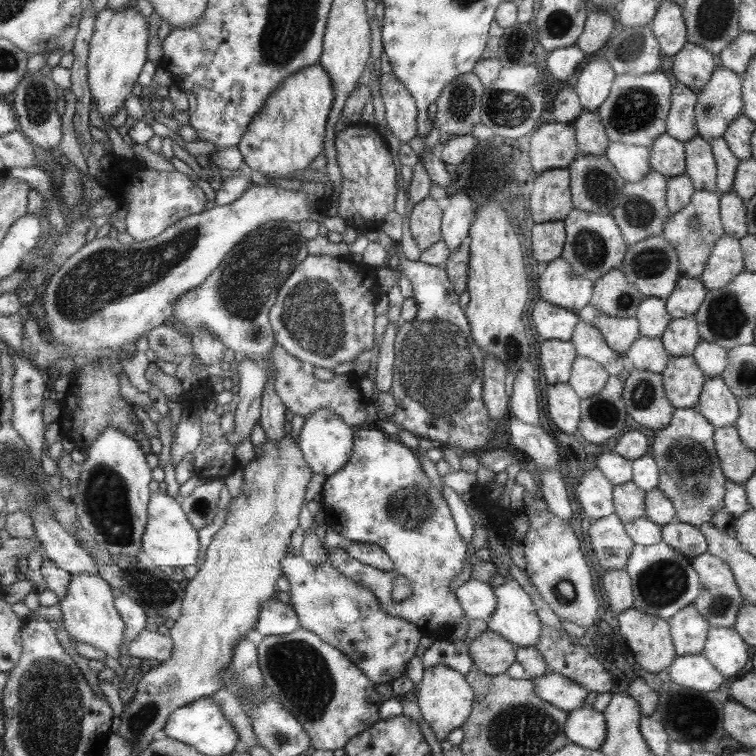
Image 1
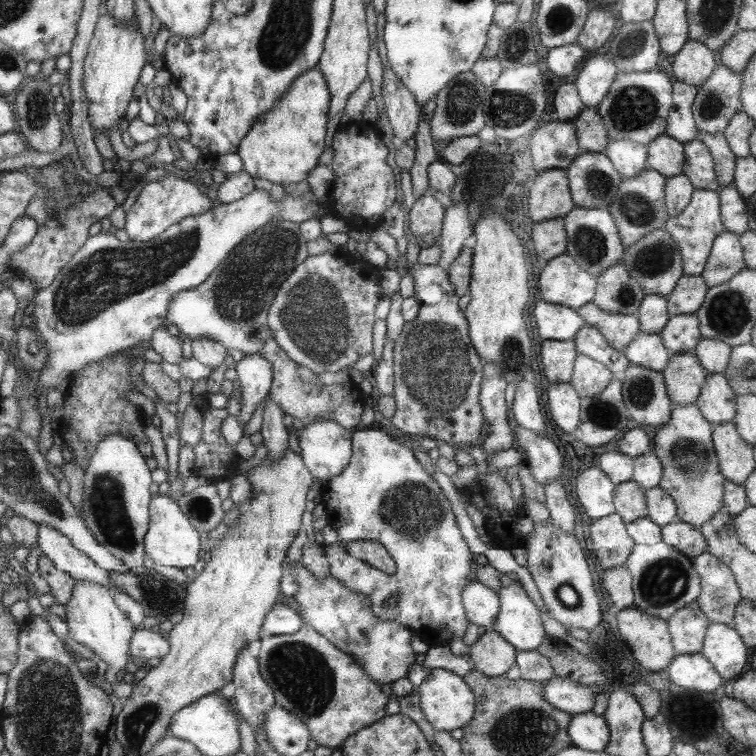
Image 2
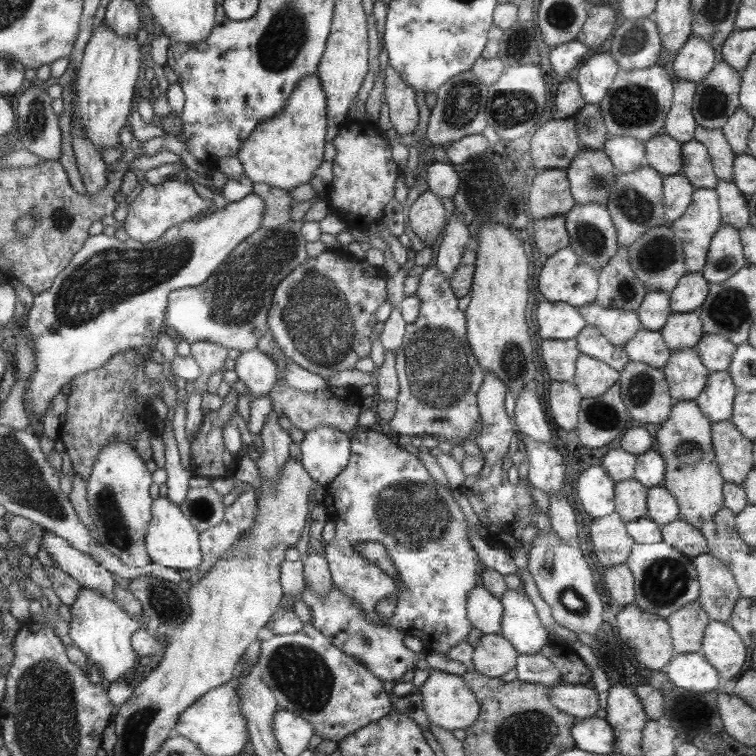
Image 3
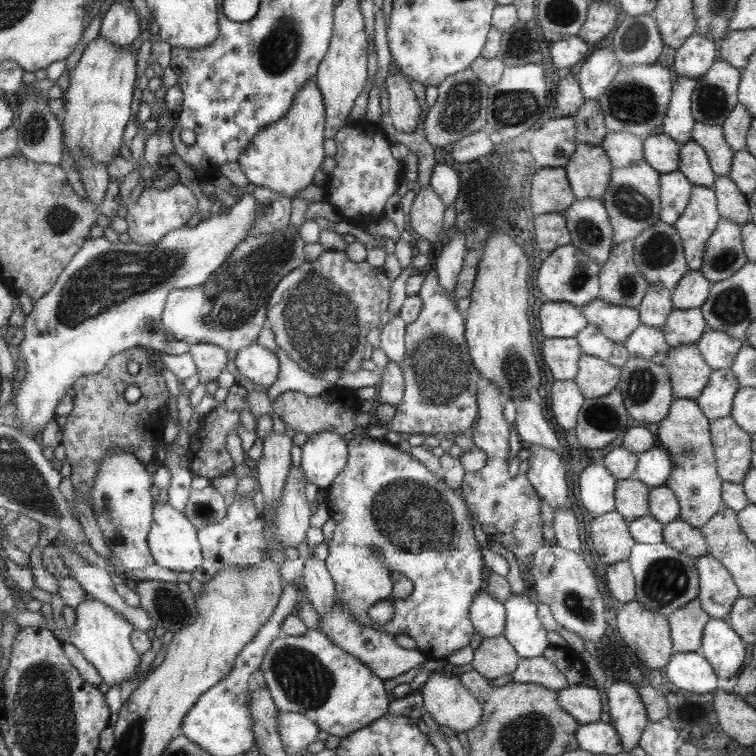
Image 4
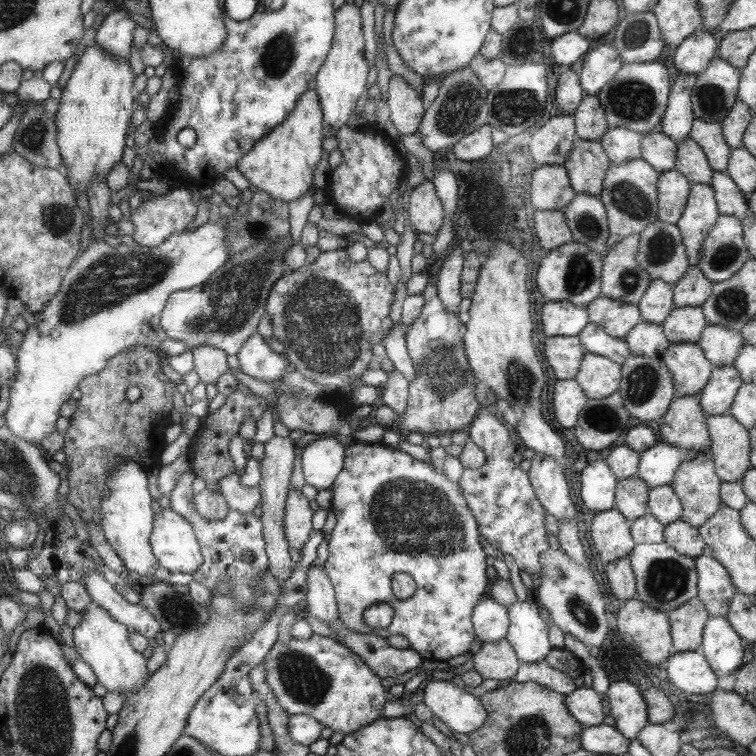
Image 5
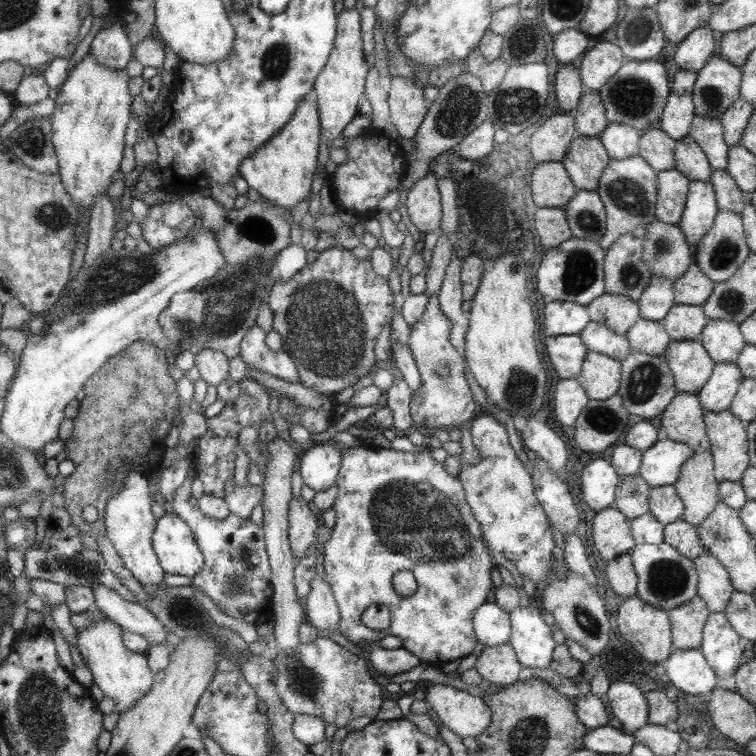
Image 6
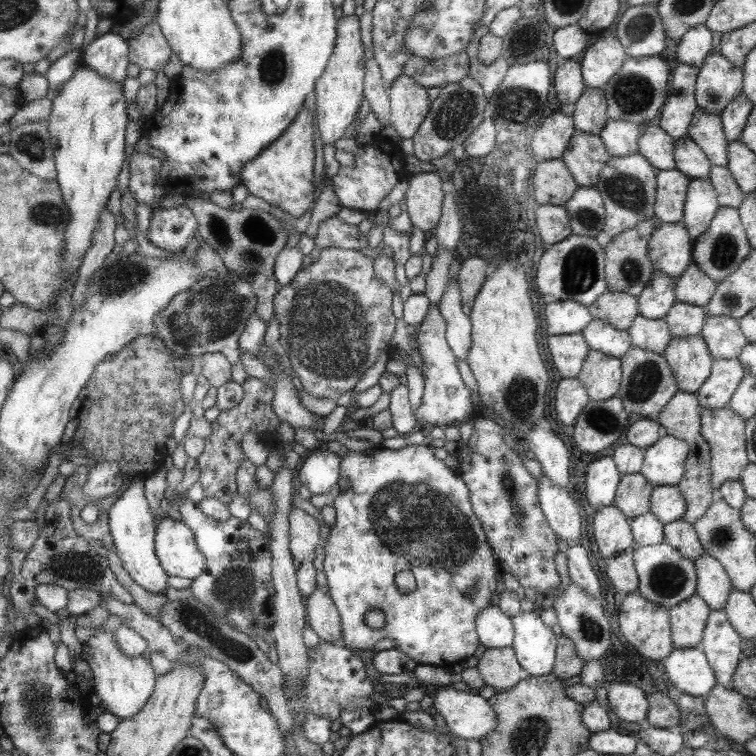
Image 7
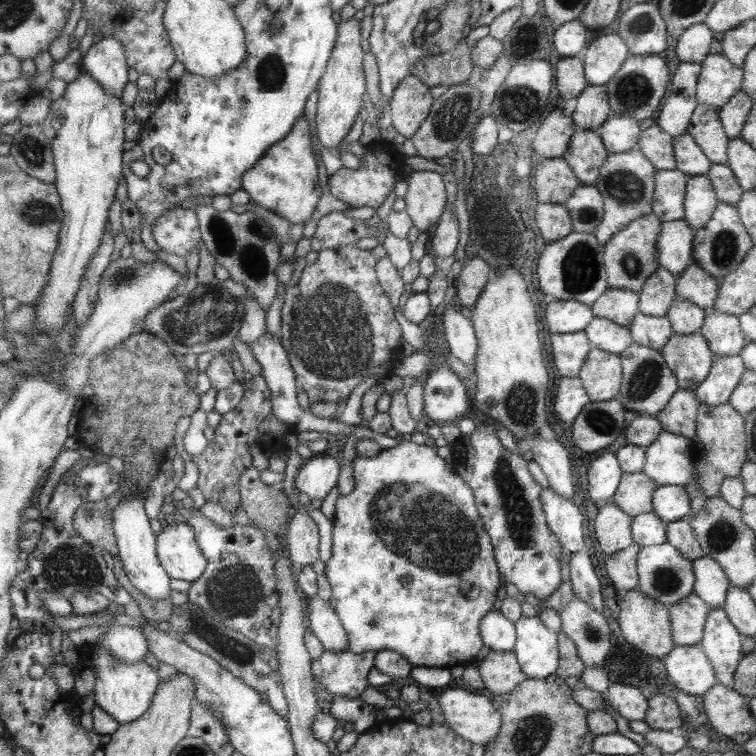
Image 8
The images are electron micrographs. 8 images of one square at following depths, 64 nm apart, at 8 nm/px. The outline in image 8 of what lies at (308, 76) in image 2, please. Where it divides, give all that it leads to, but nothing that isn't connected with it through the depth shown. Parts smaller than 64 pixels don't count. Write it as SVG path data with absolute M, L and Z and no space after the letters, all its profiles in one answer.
M301 117L290 130L288 136L273 145L264 157L242 178L242 189L250 195L252 202L261 207L274 210L278 216L292 224L302 224L310 220L320 202L322 192L316 192L318 184L318 162L310 144L310 126Z

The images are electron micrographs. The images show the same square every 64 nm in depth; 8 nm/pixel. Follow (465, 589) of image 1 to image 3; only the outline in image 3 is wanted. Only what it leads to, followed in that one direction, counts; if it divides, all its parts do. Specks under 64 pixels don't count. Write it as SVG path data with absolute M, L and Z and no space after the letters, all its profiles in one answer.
M482 585L474 586L466 594L467 617L473 628L478 628L483 634L500 635L500 624L504 612L501 599L488 592Z

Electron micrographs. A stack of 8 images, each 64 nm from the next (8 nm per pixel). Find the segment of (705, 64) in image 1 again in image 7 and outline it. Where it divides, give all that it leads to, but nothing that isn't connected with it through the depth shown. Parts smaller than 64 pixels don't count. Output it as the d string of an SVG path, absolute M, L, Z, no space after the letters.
M696 26L689 33L678 40L677 60L686 65L700 68L704 64L704 58L712 52L712 32L706 26Z

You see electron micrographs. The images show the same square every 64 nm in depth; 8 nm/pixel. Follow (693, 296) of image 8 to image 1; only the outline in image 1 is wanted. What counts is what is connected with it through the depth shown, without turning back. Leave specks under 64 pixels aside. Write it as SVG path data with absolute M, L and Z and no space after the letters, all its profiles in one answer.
M681 277L677 288L665 301L674 319L686 318L697 313L707 296L708 288L701 278Z

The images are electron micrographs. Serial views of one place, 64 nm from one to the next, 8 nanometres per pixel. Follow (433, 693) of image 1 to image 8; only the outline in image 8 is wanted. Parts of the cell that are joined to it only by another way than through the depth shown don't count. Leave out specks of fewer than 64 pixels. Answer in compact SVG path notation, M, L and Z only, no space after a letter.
M452 688L447 689L438 696L440 709L445 716L445 722L453 730L457 731L462 738L471 744L485 746L494 740L494 736L501 732L501 711L493 705L493 701L478 691L471 689Z

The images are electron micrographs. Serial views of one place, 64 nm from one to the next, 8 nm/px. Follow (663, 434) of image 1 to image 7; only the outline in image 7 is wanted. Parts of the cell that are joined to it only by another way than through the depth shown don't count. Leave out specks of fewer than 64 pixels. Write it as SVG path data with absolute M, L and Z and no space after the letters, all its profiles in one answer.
M680 390L669 405L661 411L660 415L656 416L657 421L662 423L668 436L684 439L692 448L692 456L685 464L685 476L677 484L681 487L682 494L685 495L685 501L688 503L688 509L683 520L689 523L701 521L708 513L709 507L713 505L714 500L717 499L717 491L713 488L712 455L710 454L709 444L701 430L701 410L700 400L696 394Z

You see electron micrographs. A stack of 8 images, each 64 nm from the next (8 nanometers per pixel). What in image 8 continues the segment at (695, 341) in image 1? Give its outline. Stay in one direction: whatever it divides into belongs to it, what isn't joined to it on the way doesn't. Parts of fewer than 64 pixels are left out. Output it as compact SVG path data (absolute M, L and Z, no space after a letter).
M676 297L666 317L673 325L674 334L687 335L699 332L705 324L706 309L689 299Z

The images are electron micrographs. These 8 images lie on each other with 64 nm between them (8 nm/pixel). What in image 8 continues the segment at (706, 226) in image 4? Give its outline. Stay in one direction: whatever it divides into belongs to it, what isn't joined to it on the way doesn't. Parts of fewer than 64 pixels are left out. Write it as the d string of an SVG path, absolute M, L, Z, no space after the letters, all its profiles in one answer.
M707 176L689 177L688 192L685 194L685 217L693 230L704 229L713 218L719 204L718 194L712 180Z

